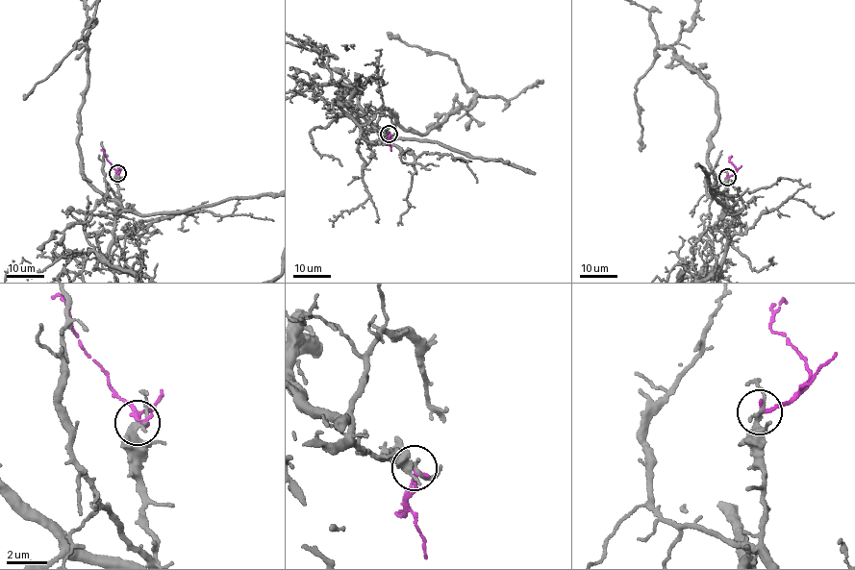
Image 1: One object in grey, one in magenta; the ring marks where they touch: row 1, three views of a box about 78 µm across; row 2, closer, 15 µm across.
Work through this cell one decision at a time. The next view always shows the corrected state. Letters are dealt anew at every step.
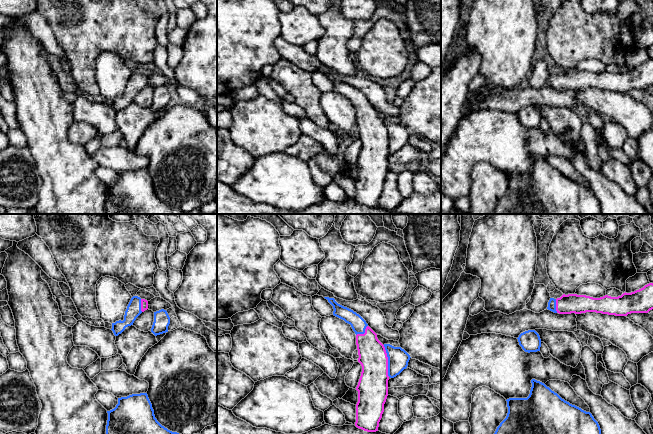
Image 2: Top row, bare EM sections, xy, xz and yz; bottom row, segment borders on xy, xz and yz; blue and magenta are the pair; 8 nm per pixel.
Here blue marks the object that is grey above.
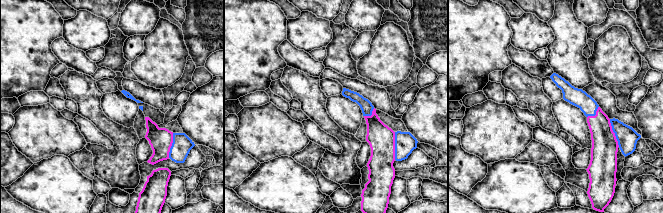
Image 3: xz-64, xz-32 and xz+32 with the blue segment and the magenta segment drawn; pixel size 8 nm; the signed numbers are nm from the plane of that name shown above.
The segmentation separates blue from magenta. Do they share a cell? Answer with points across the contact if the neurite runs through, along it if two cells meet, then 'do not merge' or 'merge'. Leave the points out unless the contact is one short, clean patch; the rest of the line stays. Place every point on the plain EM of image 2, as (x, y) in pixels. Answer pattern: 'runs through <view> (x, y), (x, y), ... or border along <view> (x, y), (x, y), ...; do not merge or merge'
merge

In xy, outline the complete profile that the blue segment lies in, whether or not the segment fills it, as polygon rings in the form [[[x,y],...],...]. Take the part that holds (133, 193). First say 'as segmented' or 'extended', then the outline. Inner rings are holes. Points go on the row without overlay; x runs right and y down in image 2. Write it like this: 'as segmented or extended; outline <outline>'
as segmented; outline [[[147,169],[118,174],[116,183],[107,189],[106,214],[203,214],[201,210],[184,212],[162,202],[155,194]]]

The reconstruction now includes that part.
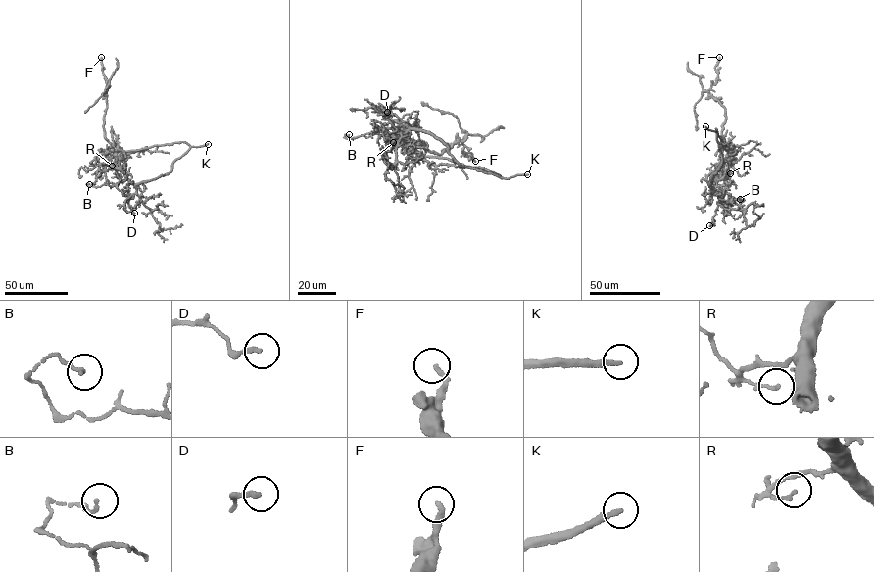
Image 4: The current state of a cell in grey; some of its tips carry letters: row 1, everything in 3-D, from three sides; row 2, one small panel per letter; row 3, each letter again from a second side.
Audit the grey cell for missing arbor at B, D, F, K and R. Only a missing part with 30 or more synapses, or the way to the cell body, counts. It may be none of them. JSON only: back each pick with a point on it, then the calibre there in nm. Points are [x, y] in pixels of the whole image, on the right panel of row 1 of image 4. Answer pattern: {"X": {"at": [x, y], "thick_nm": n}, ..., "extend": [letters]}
{"K": {"at": [705, 126], "thick_nm": 200}, "extend": ["K"]}

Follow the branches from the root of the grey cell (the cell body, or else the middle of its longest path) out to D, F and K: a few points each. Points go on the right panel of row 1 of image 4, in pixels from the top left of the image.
D: (729, 167), (726, 177), (717, 182), (712, 190), (720, 200), (712, 218), (714, 225), (709, 225)
F: (729, 167), (731, 154), (721, 133), (724, 107), (705, 90), (716, 81), (714, 66), (719, 57)
K: (729, 167), (730, 152), (723, 148), (715, 128), (716, 131), (705, 126)

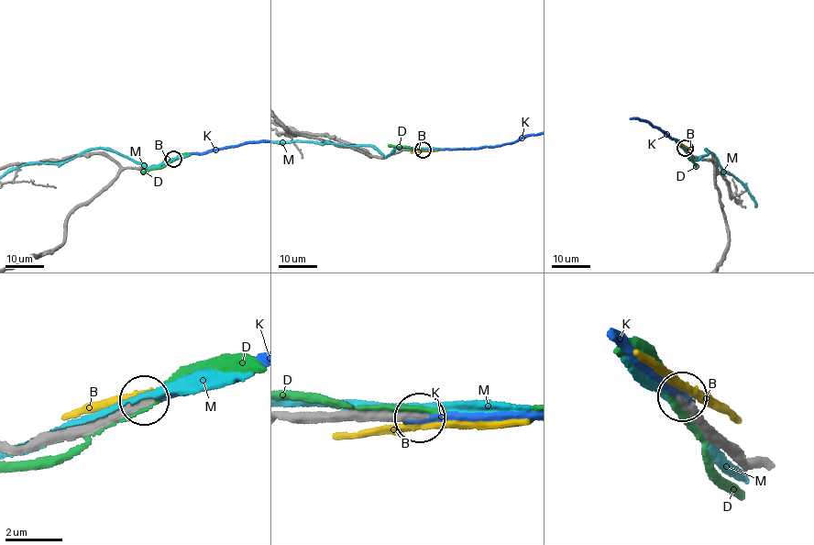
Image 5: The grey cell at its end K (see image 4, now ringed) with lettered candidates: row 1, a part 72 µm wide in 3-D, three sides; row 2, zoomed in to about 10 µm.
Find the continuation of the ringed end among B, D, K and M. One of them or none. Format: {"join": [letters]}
{"join": ["K"]}

